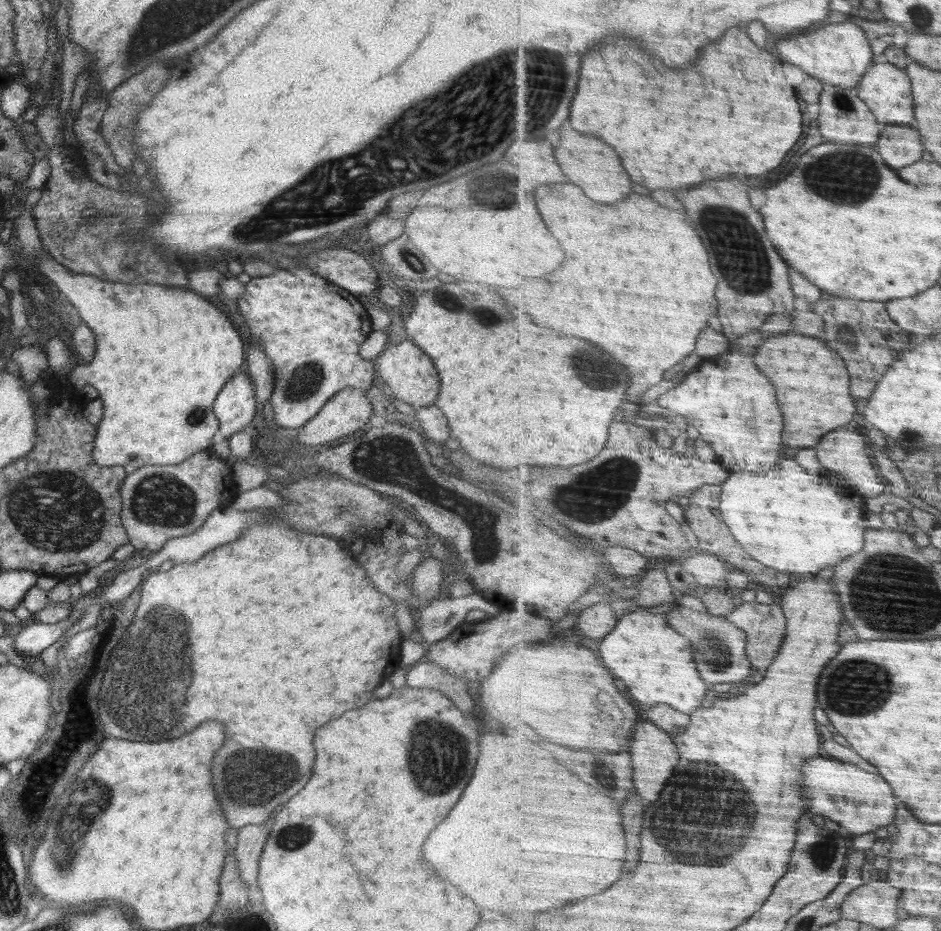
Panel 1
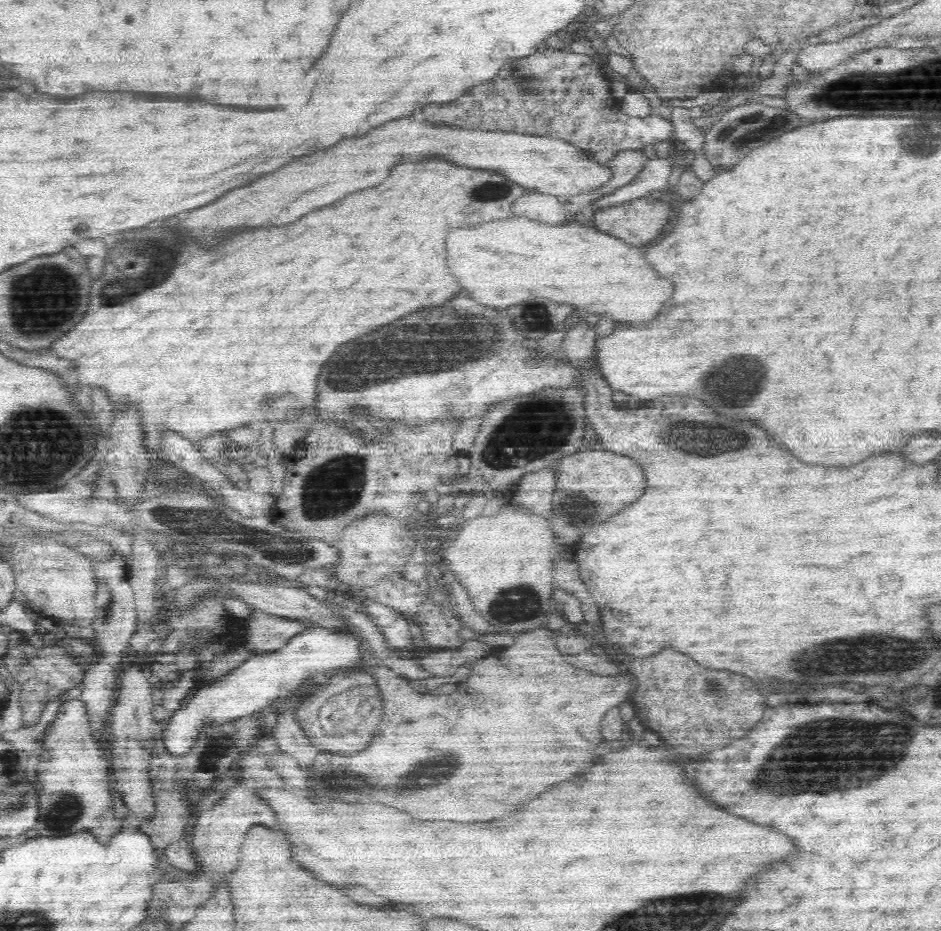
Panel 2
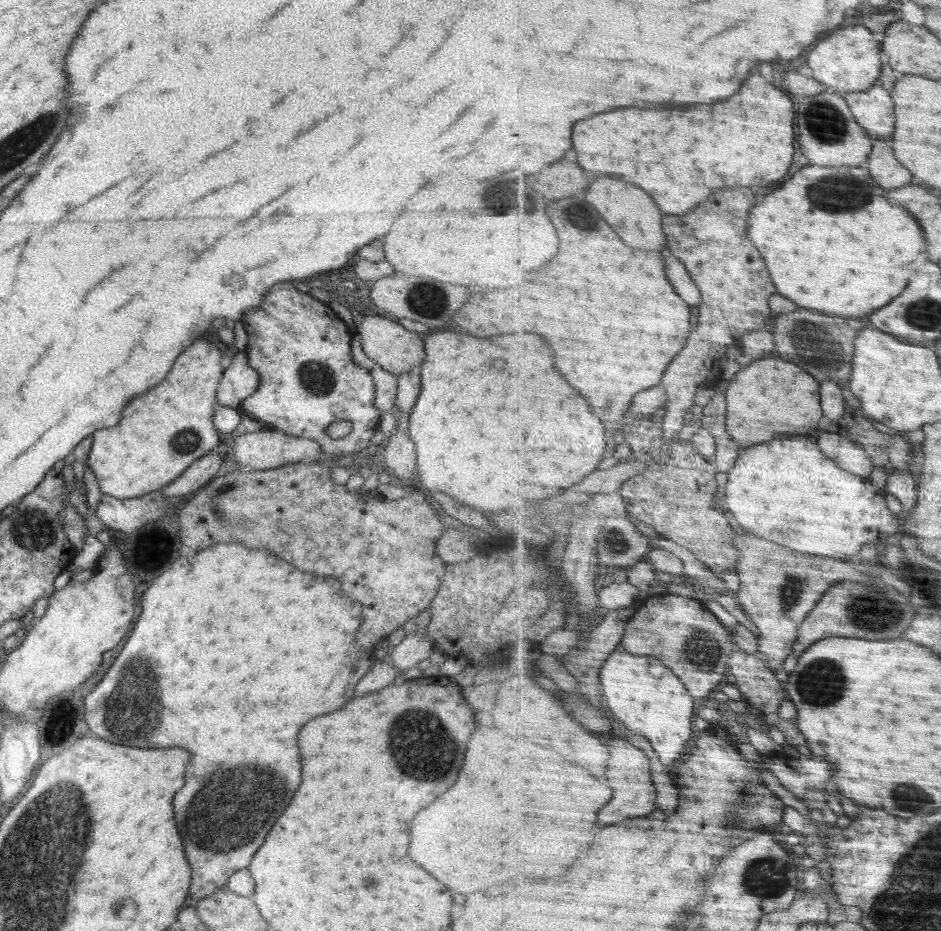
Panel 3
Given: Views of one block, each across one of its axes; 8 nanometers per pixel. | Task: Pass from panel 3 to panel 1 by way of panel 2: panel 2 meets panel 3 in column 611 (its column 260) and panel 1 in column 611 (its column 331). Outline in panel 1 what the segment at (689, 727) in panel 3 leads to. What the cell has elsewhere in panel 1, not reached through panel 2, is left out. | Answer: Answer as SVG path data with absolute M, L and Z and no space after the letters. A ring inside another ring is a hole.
M639 609L624 614L618 628L603 640L600 652L604 662L630 686L630 692L642 706L670 705L690 715L702 708L711 686L698 670L692 640L670 626L668 613L654 614Z

